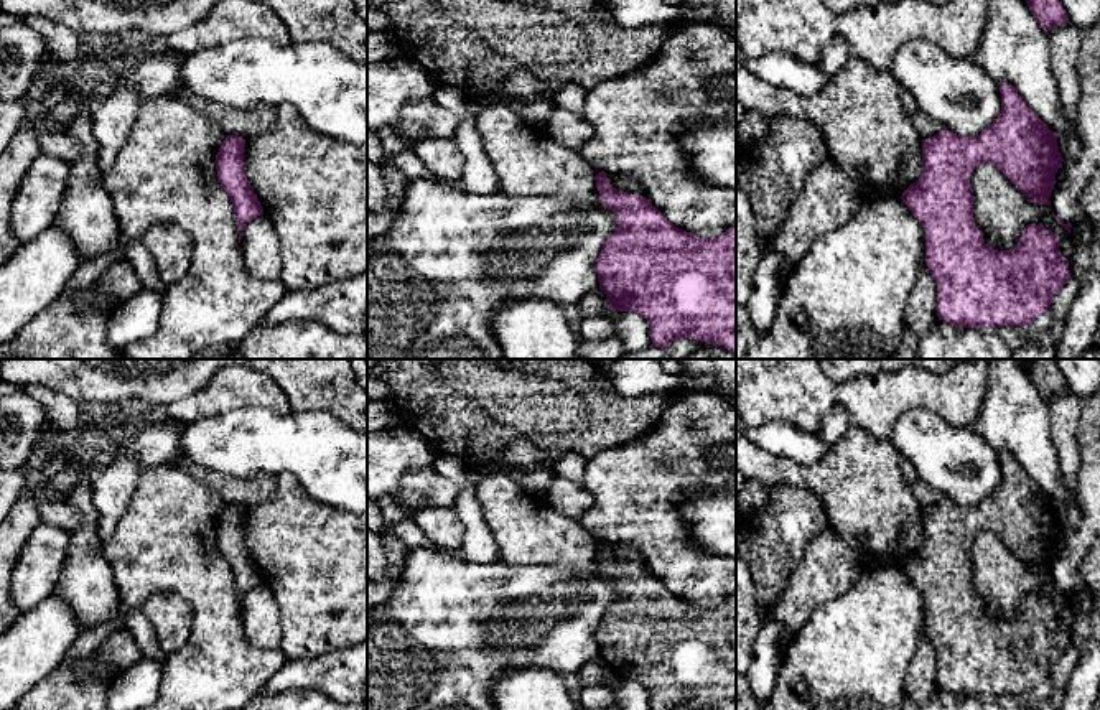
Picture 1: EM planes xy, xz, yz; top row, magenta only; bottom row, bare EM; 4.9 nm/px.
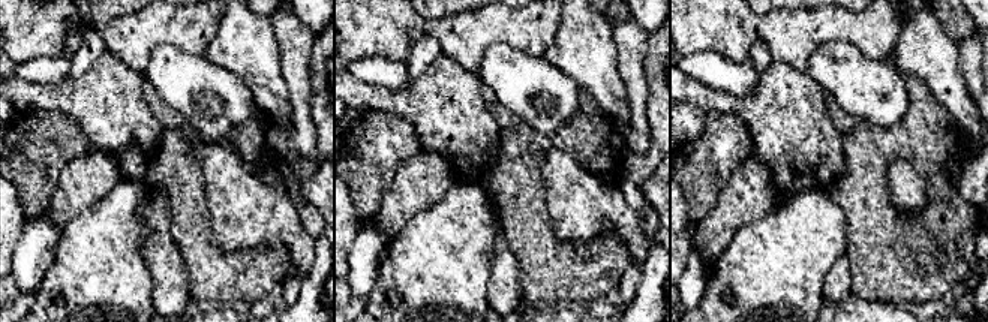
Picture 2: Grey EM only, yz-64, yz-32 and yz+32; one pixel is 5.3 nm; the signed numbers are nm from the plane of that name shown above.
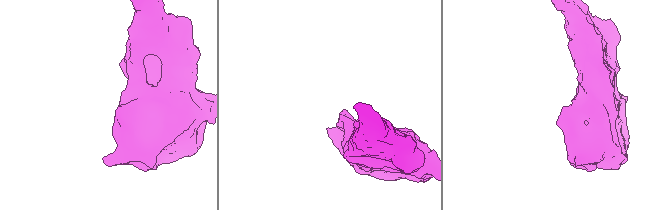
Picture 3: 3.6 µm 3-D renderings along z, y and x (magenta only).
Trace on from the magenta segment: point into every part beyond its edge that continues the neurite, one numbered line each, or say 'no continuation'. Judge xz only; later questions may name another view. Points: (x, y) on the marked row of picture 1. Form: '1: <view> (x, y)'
no continuation

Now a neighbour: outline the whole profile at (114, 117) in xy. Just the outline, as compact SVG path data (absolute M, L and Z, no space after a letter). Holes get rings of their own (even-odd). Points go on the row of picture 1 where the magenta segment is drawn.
M120 76L112 92L92 110L97 171L104 178L127 142L142 107L138 91Z

